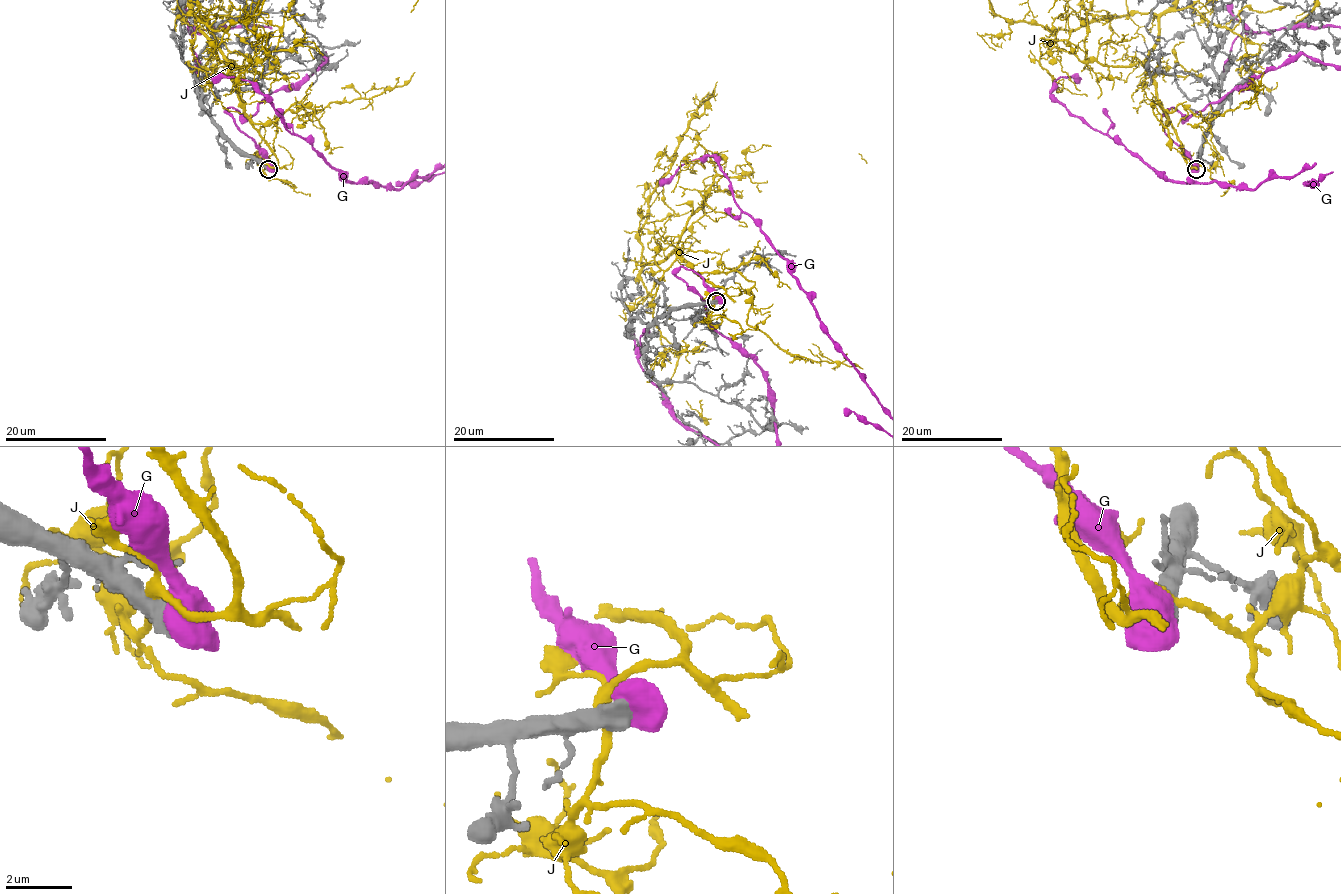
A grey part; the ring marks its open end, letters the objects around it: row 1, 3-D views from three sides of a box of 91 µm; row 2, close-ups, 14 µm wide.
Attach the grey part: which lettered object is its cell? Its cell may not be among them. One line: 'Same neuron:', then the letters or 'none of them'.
Same neuron: none of them

